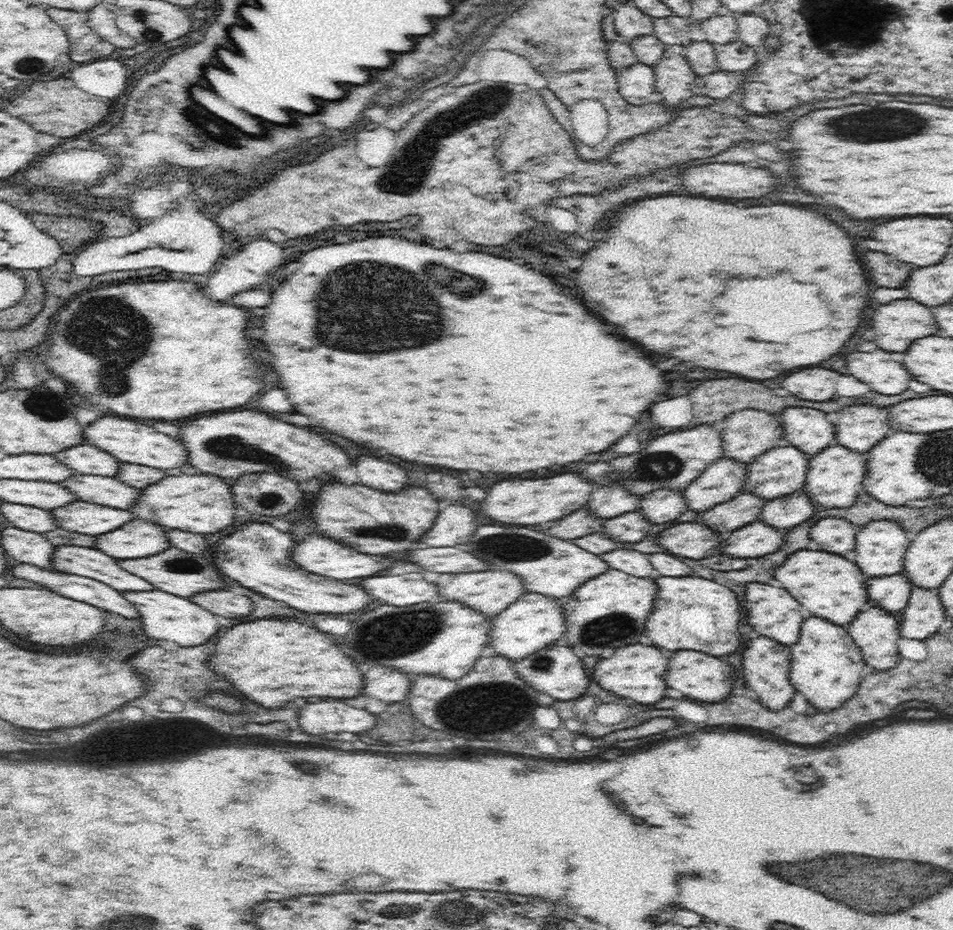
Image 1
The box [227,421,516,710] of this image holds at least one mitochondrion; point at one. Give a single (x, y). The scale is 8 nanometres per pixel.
(392, 636)

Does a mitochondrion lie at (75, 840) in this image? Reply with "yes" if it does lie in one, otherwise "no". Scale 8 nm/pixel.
no

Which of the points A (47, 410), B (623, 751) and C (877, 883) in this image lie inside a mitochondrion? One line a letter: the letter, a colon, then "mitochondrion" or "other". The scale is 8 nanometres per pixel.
A: mitochondrion
B: other
C: mitochondrion

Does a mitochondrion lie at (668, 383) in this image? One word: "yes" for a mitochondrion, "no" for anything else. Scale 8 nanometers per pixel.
no

